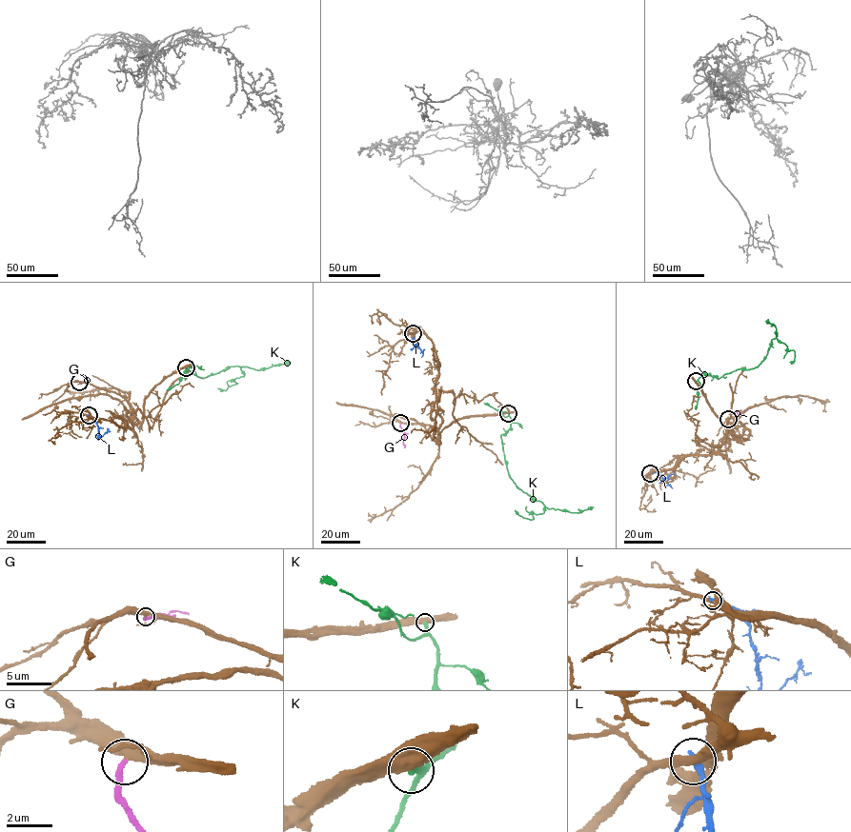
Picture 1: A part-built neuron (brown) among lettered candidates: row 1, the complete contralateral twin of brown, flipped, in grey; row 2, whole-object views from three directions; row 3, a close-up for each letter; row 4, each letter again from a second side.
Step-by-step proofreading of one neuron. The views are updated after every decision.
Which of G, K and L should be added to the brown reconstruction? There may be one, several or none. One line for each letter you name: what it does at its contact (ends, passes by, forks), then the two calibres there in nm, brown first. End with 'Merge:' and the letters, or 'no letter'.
G: It ends there. Thickness 360 nm (brown) against 240 nm
Merge: G

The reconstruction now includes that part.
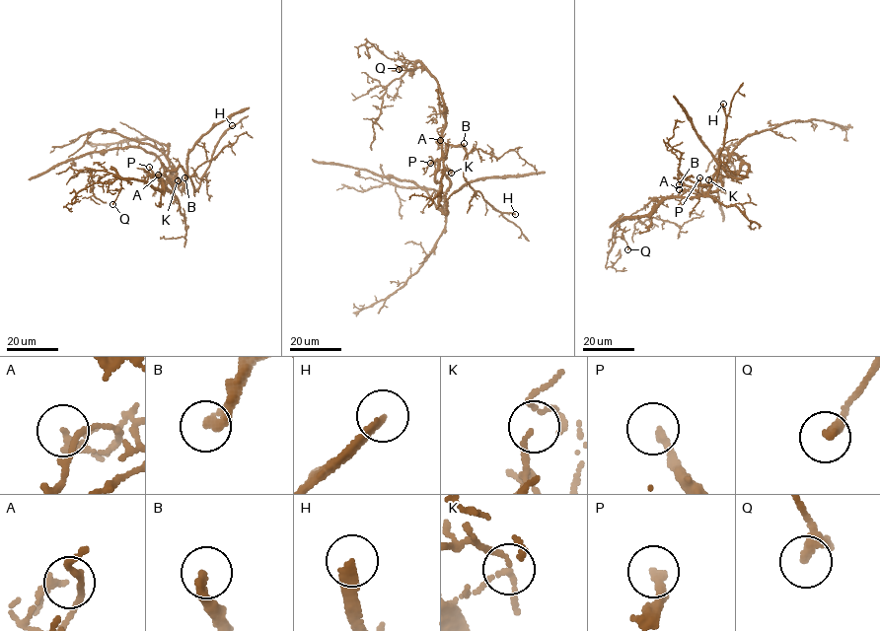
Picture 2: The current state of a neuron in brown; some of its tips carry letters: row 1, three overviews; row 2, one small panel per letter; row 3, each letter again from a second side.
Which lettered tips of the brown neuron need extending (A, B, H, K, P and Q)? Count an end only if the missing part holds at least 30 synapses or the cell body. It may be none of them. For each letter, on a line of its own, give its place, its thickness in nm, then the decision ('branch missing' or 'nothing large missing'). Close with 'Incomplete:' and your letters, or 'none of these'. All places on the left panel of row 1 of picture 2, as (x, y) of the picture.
A: (158, 175) | 150 nm | nothing large missing
B: (184, 177) | 280 nm | branch missing
H: (232, 125) | 220 nm | branch missing
K: (178, 180) | 130 nm | nothing large missing
P: (149, 167) | 240 nm | branch missing
Q: (112, 204) | 320 nm | nothing large missing
Incomplete: B, H, P

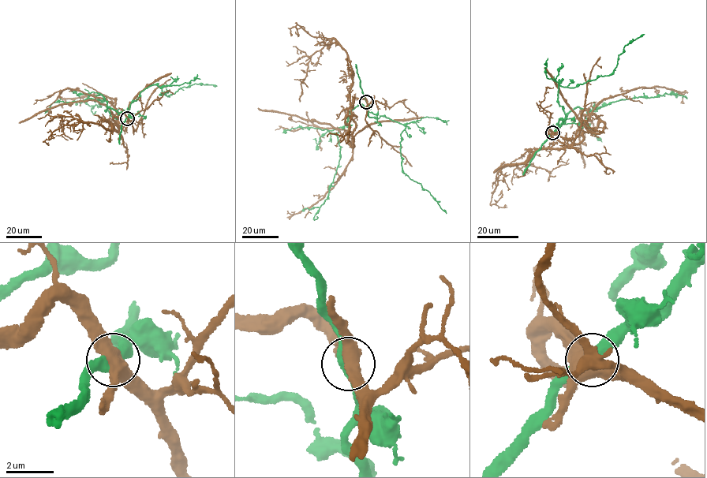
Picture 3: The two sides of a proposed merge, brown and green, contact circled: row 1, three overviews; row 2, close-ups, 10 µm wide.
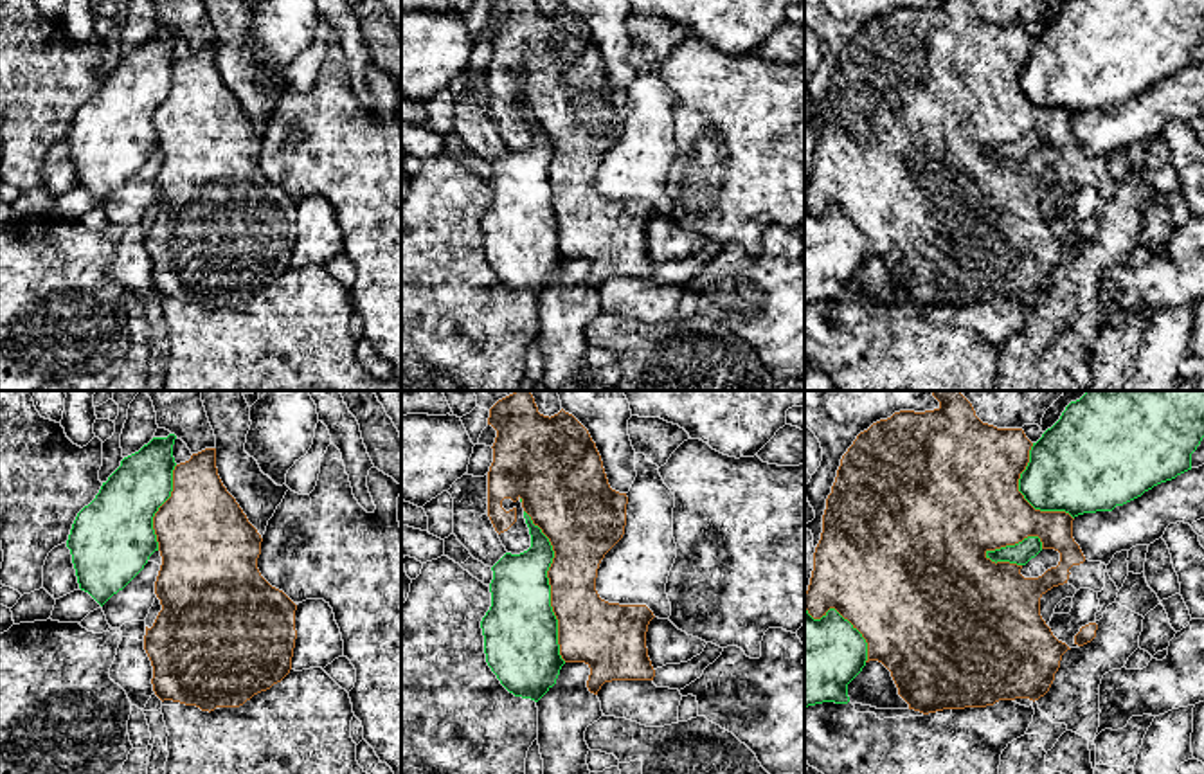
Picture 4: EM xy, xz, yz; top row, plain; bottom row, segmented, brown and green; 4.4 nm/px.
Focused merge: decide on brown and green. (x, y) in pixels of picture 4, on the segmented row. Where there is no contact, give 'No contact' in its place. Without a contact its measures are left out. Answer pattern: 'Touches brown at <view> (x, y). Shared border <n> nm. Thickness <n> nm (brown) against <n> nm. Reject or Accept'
Touches brown at xz (549, 584). Shared border 700 nm. Thickness 280 nm (brown) against 340 nm. Reject

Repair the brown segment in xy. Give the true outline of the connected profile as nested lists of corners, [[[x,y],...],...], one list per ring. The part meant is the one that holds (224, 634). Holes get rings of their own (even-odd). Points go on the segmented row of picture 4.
[[[216,448],[193,454],[189,461],[175,466],[171,497],[155,513],[153,529],[162,556],[155,581],[162,610],[153,626],[146,626],[144,650],[153,666],[155,695],[162,702],[173,700],[211,713],[216,707],[239,707],[281,682],[292,670],[297,605],[261,576],[257,558],[263,538],[223,486]]]

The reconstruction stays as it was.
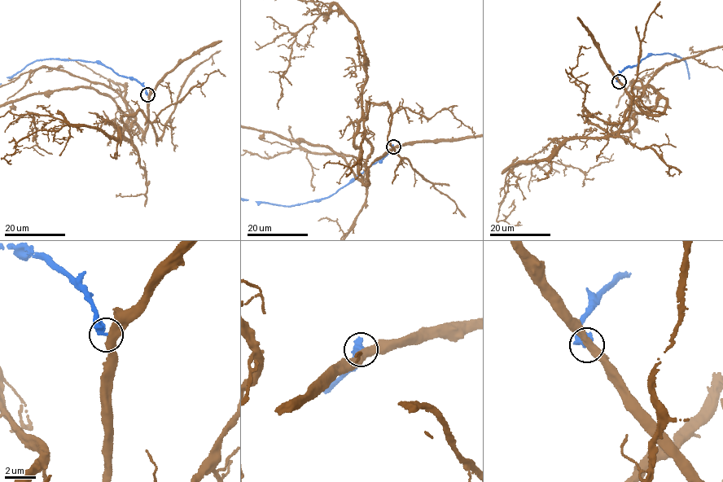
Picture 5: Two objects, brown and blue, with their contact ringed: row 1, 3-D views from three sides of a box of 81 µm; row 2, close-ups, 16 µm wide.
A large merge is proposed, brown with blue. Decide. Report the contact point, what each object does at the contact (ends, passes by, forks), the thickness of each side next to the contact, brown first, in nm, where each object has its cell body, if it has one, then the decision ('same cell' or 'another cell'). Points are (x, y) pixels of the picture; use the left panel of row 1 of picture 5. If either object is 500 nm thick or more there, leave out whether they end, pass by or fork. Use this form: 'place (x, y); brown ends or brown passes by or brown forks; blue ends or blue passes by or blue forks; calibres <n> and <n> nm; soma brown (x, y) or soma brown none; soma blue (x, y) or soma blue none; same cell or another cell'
place (147, 94); calibres 480 and 500 nm; soma brown none; soma blue none; another cell

